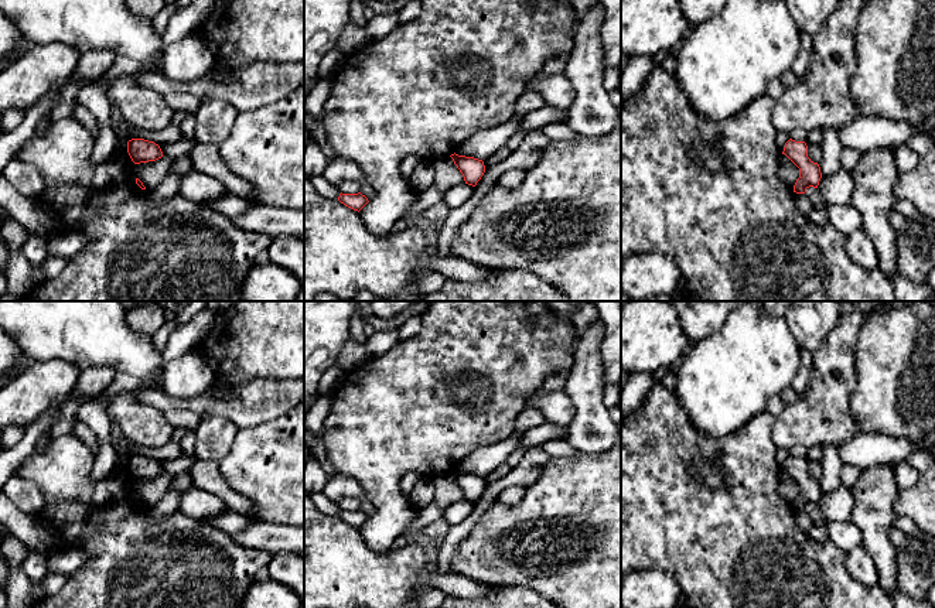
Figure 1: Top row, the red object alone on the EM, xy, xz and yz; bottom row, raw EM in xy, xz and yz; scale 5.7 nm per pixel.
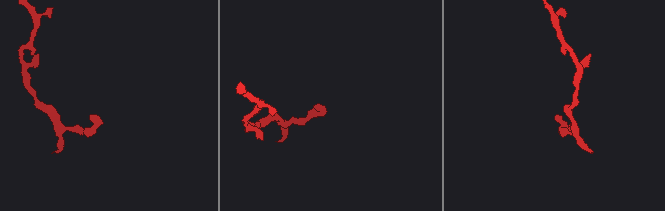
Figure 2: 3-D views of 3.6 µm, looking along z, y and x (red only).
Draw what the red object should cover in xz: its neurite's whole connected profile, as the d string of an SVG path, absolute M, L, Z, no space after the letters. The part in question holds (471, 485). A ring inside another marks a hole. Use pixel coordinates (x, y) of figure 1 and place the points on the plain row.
M455 469L450 474L463 491L465 501L475 503L485 489L484 478L474 474L458 472Z

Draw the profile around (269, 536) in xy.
M252 522L233 536L236 543L270 553L294 551L304 556L304 527L273 522Z

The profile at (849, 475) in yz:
M843 464L840 469L840 481L843 485L849 486L850 489L859 482L863 468L857 468L849 464Z

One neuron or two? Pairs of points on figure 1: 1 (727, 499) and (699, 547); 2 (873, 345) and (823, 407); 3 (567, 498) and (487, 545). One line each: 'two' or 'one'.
1: one
2: two
3: one

